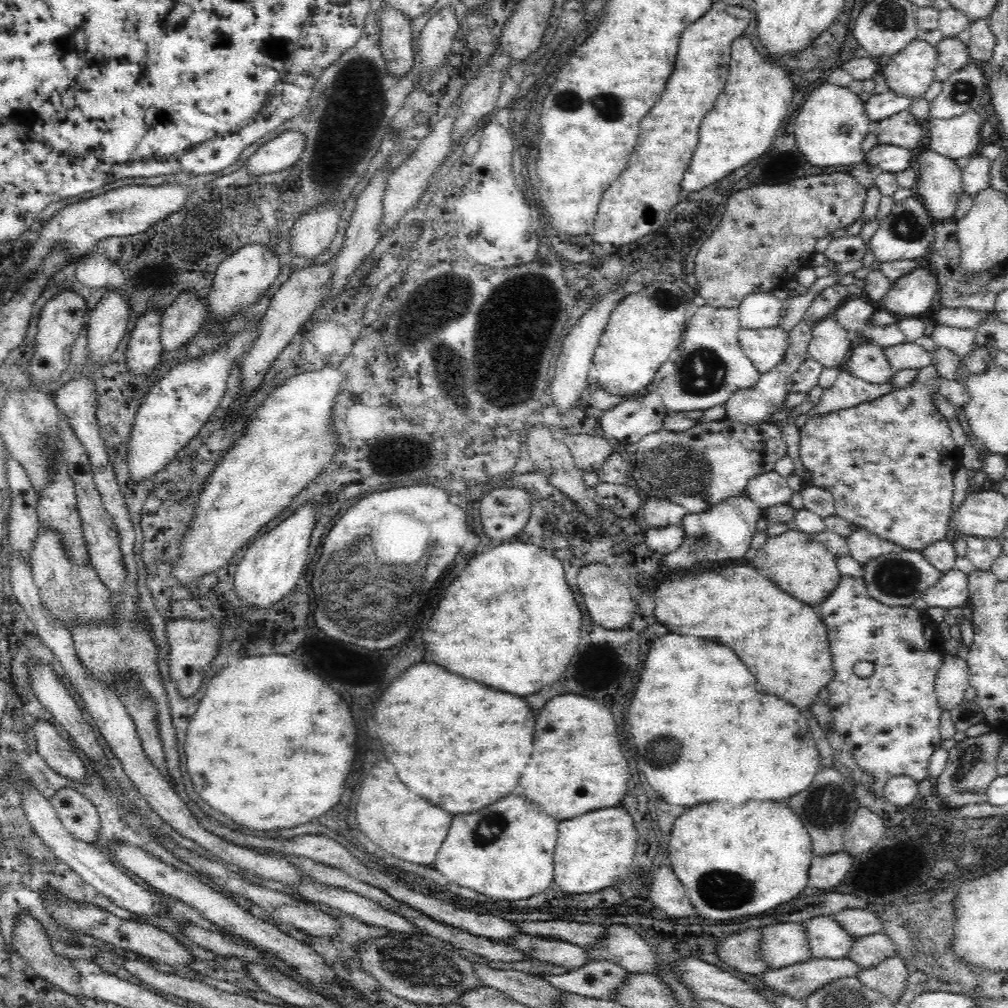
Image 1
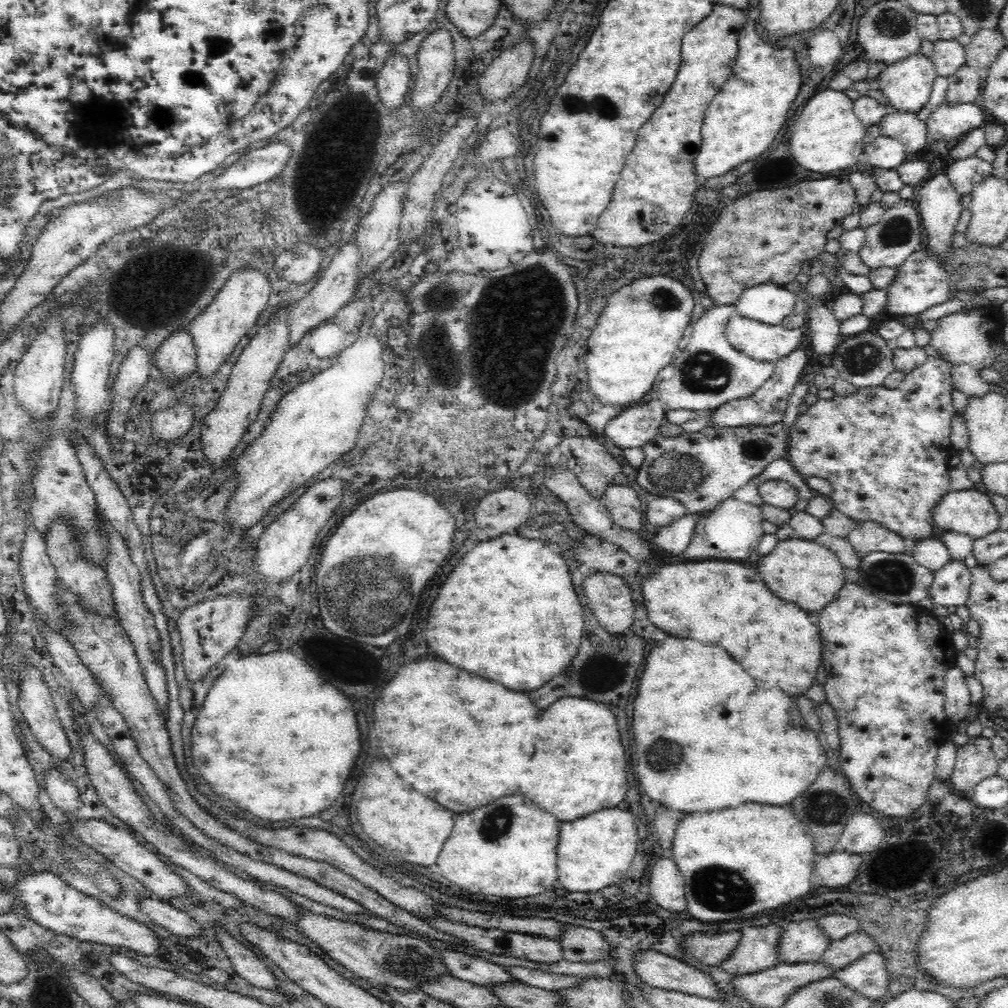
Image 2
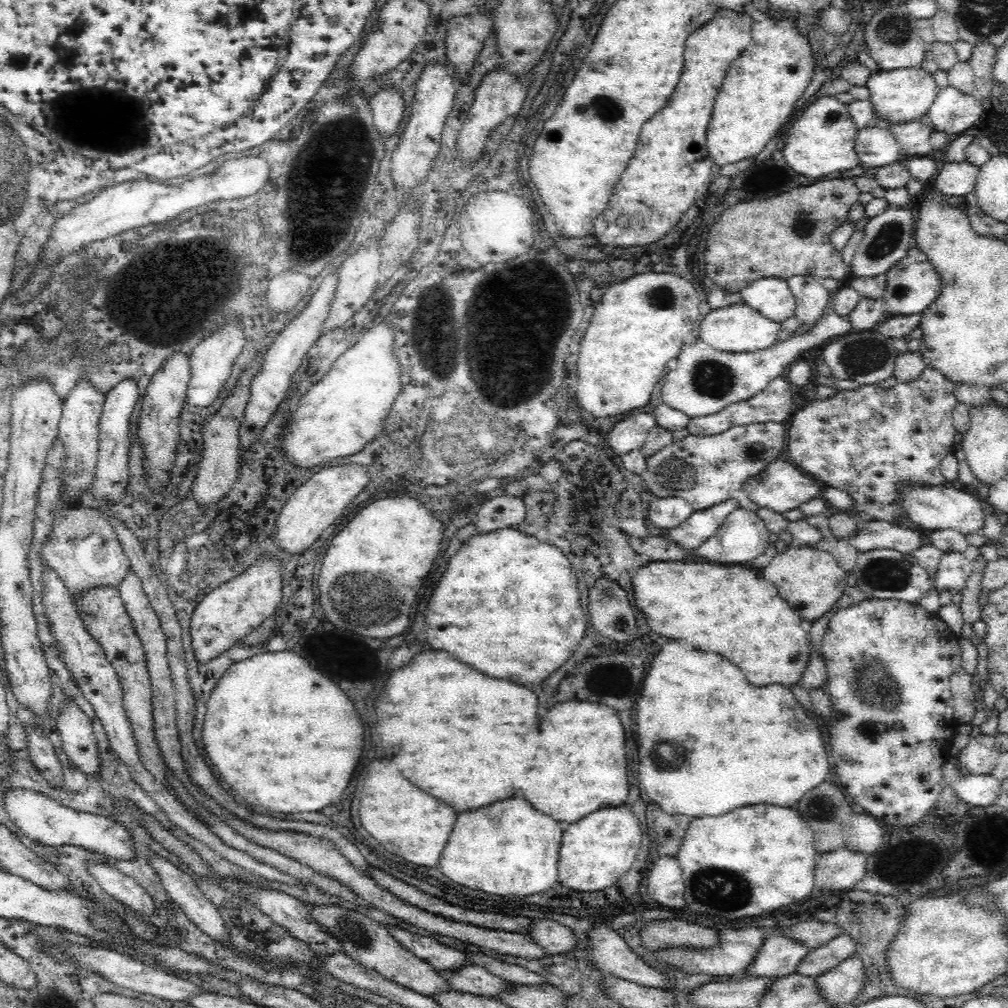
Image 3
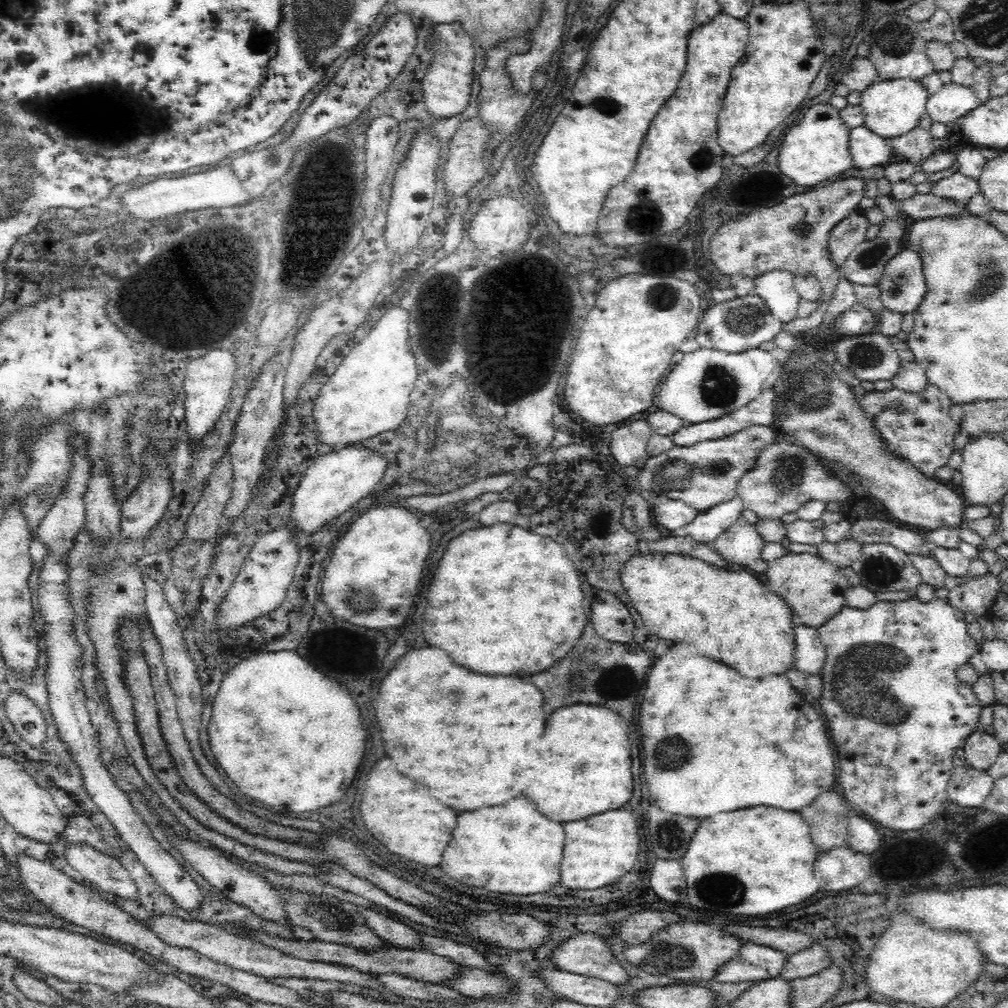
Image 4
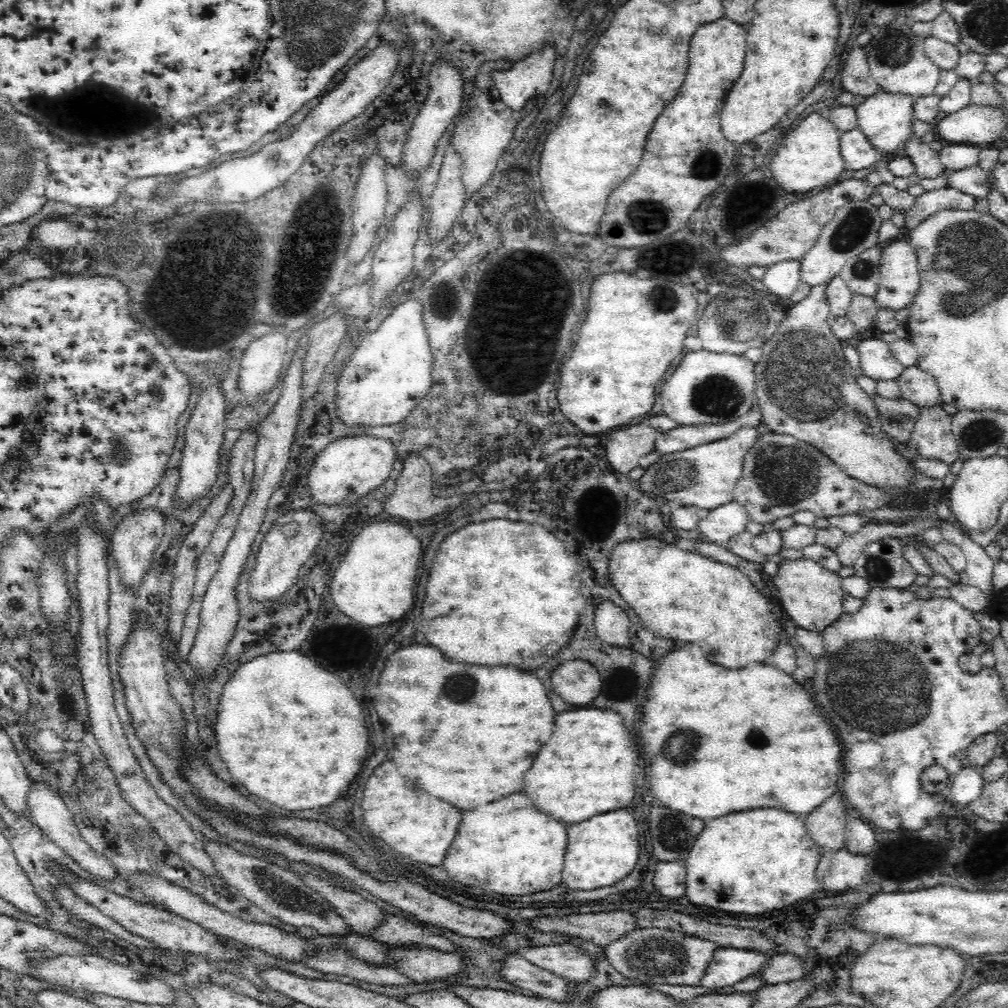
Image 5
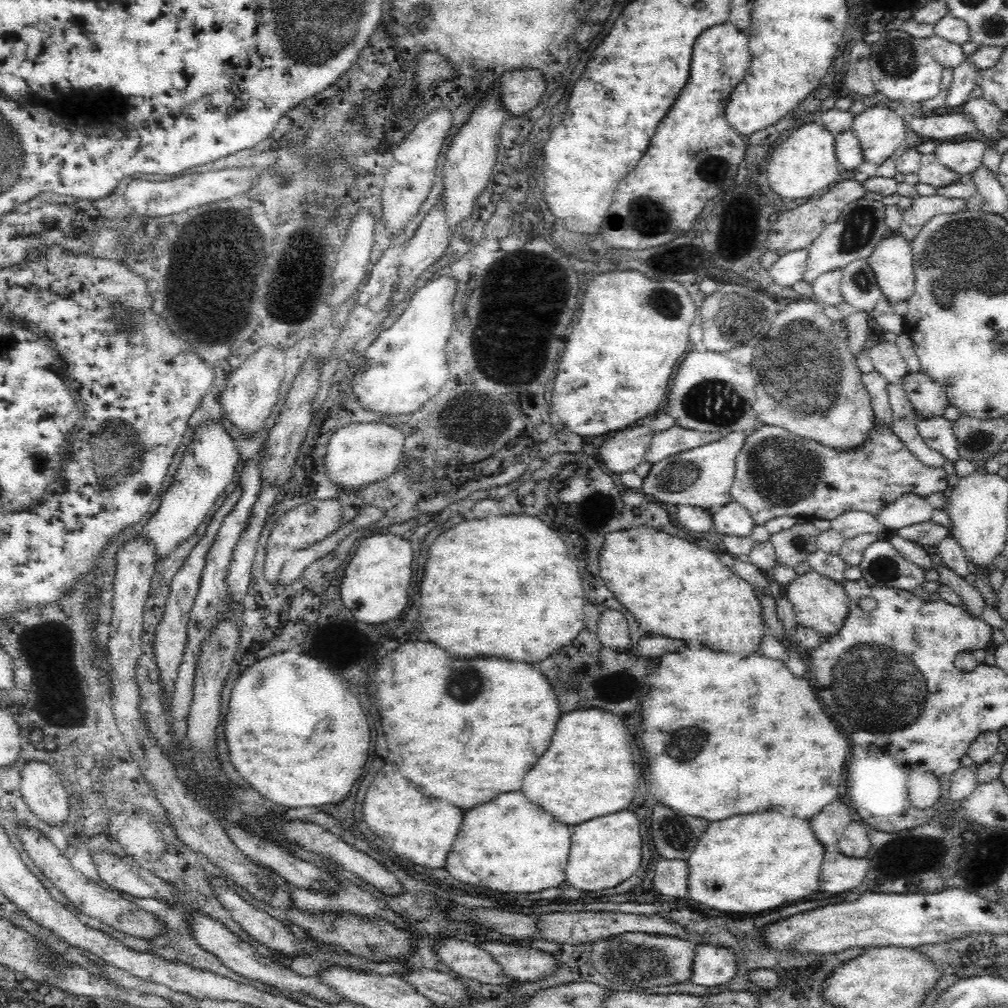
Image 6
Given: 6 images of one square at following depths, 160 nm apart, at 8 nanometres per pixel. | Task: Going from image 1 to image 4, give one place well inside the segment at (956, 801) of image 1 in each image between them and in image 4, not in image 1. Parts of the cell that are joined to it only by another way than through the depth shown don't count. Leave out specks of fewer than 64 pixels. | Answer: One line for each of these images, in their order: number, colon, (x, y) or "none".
2: (976, 760)
3: (980, 756)
4: (980, 749)

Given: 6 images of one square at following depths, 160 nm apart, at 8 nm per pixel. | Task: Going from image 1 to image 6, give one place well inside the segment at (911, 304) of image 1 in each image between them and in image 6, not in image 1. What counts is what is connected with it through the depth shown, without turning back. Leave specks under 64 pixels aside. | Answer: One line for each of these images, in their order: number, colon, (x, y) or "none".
2: (920, 283)
3: (912, 284)
4: (902, 286)
5: (899, 281)
6: (891, 261)

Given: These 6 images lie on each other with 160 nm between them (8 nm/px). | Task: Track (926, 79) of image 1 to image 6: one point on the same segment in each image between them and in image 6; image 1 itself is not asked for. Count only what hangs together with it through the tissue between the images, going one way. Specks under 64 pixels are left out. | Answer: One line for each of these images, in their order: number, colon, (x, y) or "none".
2: (907, 84)
3: (899, 96)
4: (892, 108)
5: (886, 121)
6: (880, 131)

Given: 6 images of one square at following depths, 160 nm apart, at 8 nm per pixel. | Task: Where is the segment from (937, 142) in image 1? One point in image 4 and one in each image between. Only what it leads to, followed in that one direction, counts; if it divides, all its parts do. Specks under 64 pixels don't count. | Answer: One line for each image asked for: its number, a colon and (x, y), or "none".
2: (946, 122)
3: (953, 112)
4: (952, 102)

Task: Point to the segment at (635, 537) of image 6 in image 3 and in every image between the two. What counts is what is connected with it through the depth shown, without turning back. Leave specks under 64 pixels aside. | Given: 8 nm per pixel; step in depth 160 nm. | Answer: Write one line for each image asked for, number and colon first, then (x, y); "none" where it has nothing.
3: (731, 610)
4: (727, 613)
5: (699, 599)

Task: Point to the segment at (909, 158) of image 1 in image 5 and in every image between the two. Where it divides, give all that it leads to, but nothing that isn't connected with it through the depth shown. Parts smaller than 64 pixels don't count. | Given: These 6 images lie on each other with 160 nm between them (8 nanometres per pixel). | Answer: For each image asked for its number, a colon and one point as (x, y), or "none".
2: (887, 153)
3: (875, 147)
4: (866, 150)
5: (856, 151)

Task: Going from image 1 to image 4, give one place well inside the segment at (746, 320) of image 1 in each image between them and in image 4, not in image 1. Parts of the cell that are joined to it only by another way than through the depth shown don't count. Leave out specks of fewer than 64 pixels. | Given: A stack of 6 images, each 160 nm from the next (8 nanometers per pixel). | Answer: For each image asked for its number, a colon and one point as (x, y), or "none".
2: (769, 303)
3: (772, 296)
4: (777, 289)

